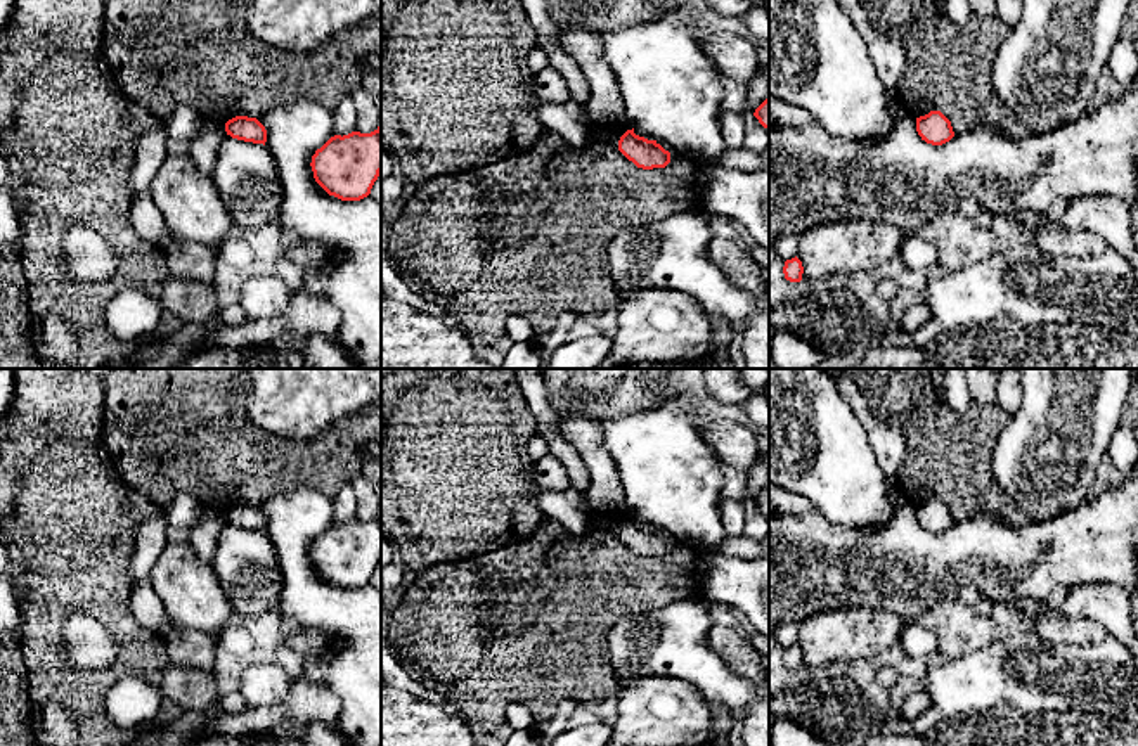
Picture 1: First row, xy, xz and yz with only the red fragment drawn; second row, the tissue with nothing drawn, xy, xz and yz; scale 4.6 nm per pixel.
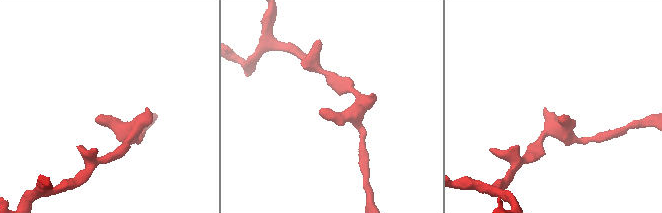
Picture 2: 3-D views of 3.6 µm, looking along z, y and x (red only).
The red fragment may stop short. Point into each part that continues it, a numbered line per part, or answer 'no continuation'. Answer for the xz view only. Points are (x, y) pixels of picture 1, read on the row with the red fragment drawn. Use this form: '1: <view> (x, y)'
no continuation

